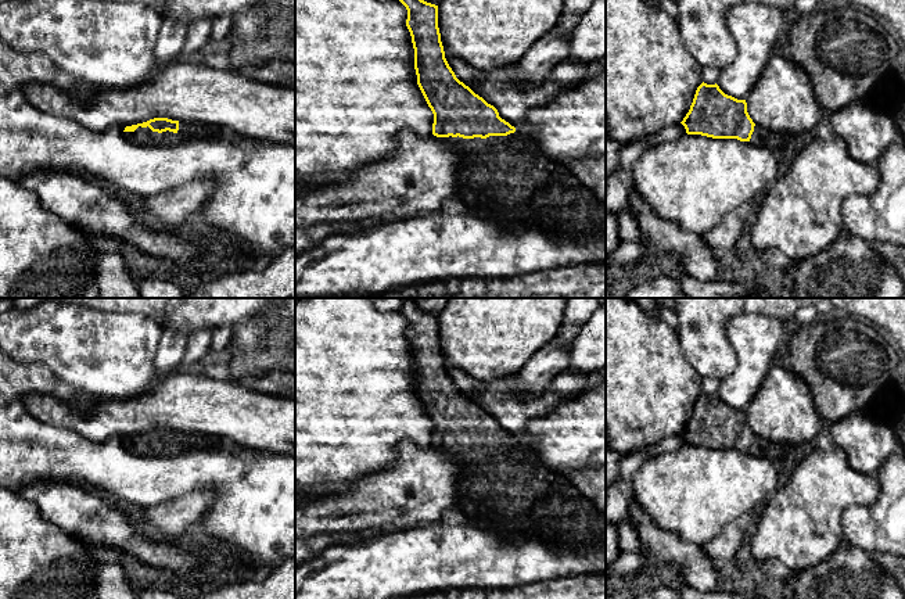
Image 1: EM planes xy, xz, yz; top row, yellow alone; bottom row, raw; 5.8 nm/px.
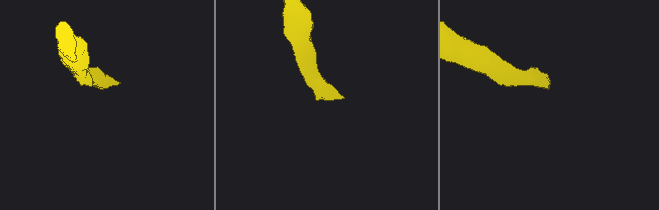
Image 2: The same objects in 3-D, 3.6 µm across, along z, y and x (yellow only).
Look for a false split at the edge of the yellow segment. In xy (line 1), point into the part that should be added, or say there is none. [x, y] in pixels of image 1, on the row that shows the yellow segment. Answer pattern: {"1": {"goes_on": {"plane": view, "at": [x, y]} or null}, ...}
{"1": {"goes_on": {"plane": "xy", "at": [144, 136]}}}

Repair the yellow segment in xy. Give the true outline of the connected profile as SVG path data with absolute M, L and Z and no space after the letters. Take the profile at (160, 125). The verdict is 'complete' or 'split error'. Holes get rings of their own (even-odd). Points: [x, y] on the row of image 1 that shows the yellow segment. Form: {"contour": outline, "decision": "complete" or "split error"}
{"contour": "M154 118L143 123L126 126L123 134L140 146L169 146L175 141L209 137L219 130L202 123L188 123L168 118Z", "decision": "split error"}

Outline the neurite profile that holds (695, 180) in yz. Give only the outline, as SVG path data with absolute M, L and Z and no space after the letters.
M686 133L646 150L632 175L633 189L657 216L701 237L728 214L765 194L777 180L777 161L769 148L750 141Z

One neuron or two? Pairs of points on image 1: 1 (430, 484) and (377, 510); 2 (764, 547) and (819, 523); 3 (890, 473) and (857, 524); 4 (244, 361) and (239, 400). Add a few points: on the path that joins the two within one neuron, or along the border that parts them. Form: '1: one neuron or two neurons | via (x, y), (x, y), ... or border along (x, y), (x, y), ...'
1: one neuron | via (417, 488), (390, 499)
2: one neuron | via (778, 537), (805, 523)
3: one neuron | via (890, 492), (890, 519), (876, 533)
4: two neurons | border along (229, 379), (239, 383)

